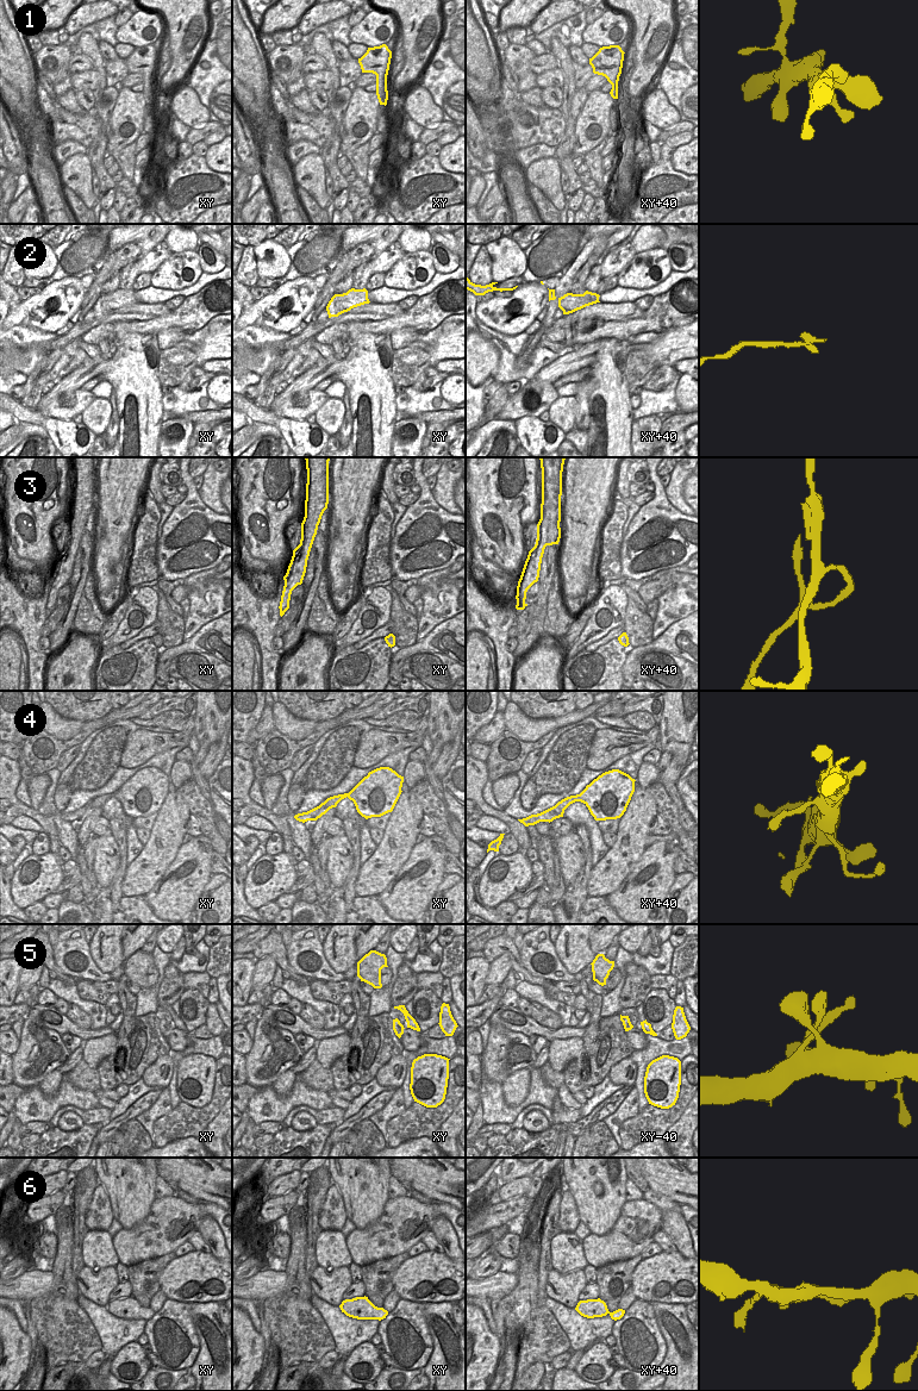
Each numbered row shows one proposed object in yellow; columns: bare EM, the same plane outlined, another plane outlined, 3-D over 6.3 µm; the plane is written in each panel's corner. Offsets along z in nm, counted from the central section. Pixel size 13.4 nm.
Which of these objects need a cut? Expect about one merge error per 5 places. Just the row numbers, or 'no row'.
3

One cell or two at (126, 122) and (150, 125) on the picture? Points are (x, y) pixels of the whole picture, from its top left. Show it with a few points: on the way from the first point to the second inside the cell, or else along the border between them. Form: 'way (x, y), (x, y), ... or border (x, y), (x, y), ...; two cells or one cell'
border (147, 105), (142, 131); two cells

